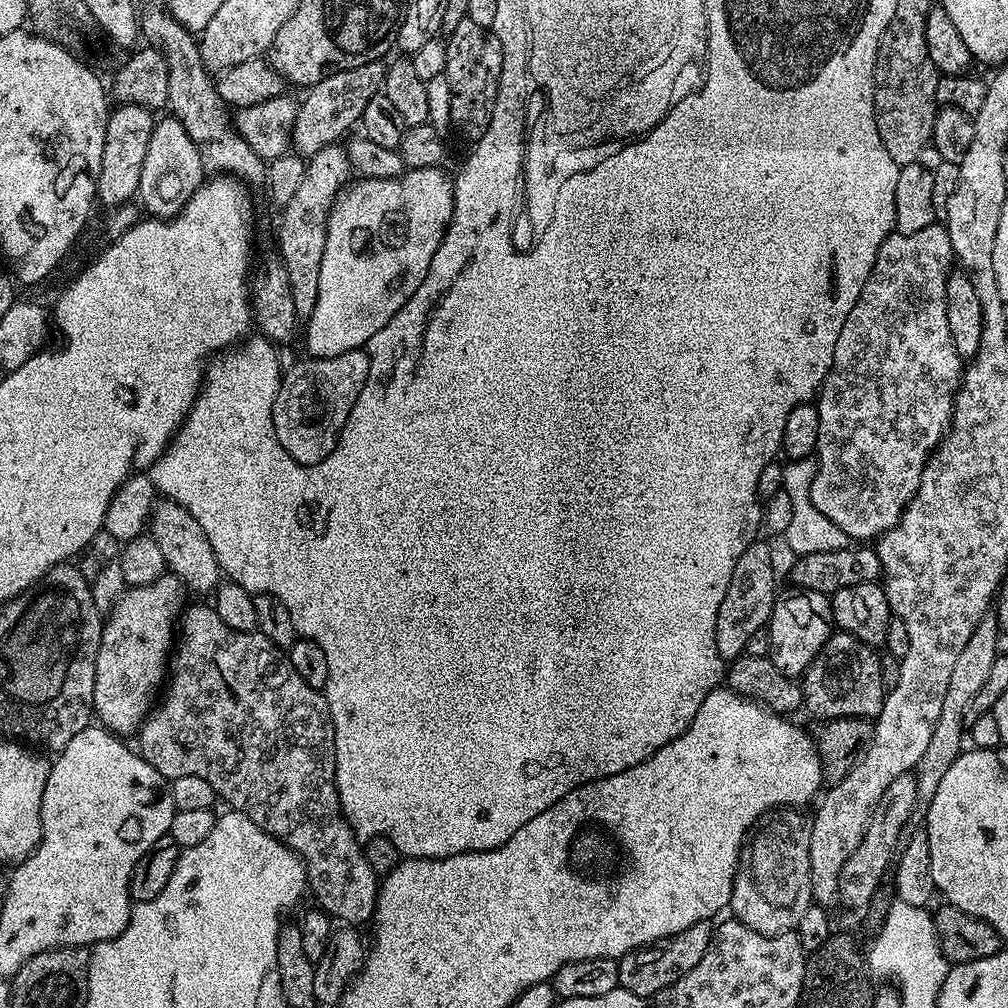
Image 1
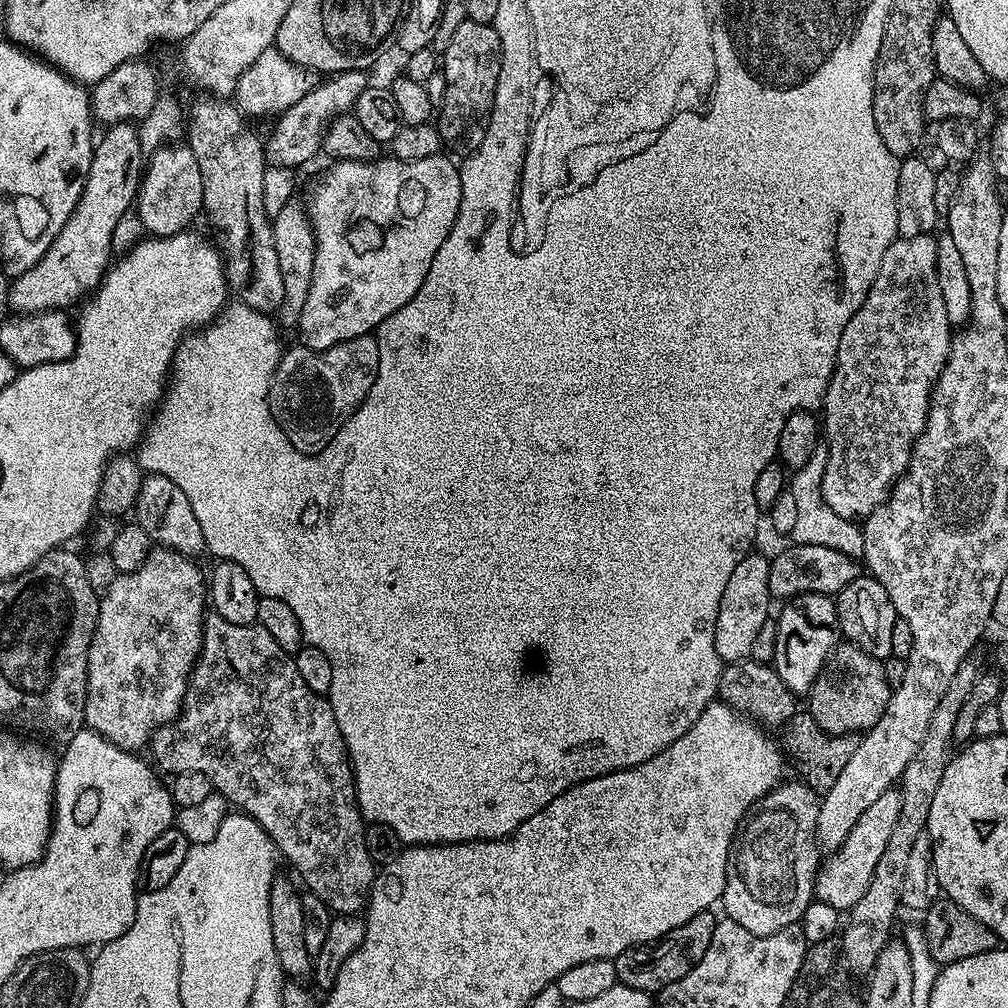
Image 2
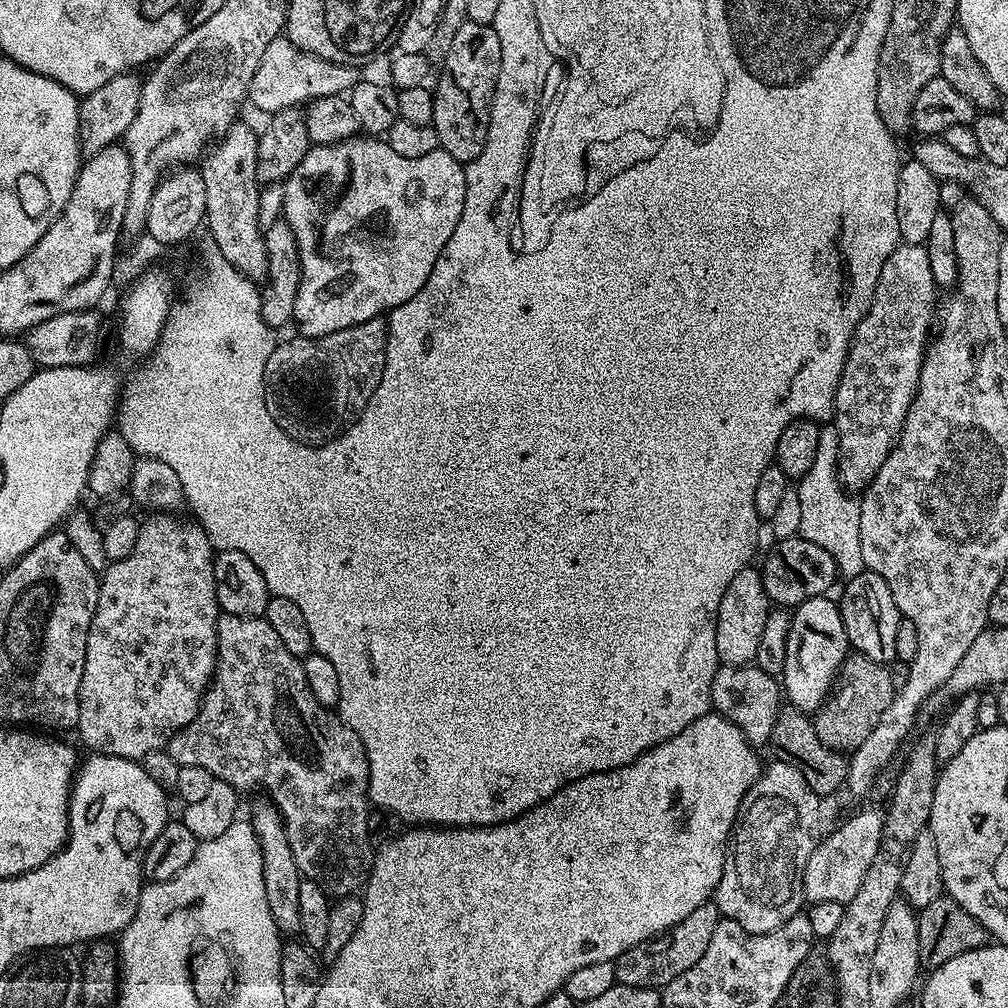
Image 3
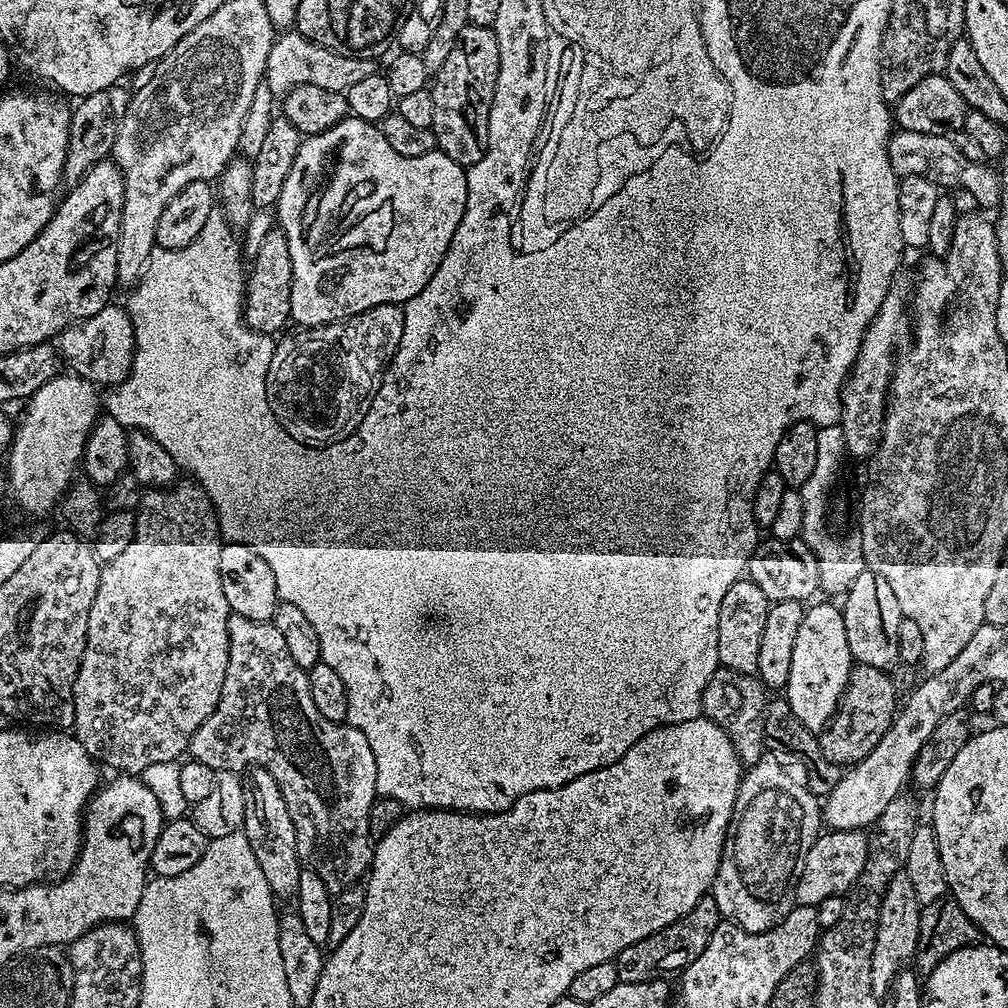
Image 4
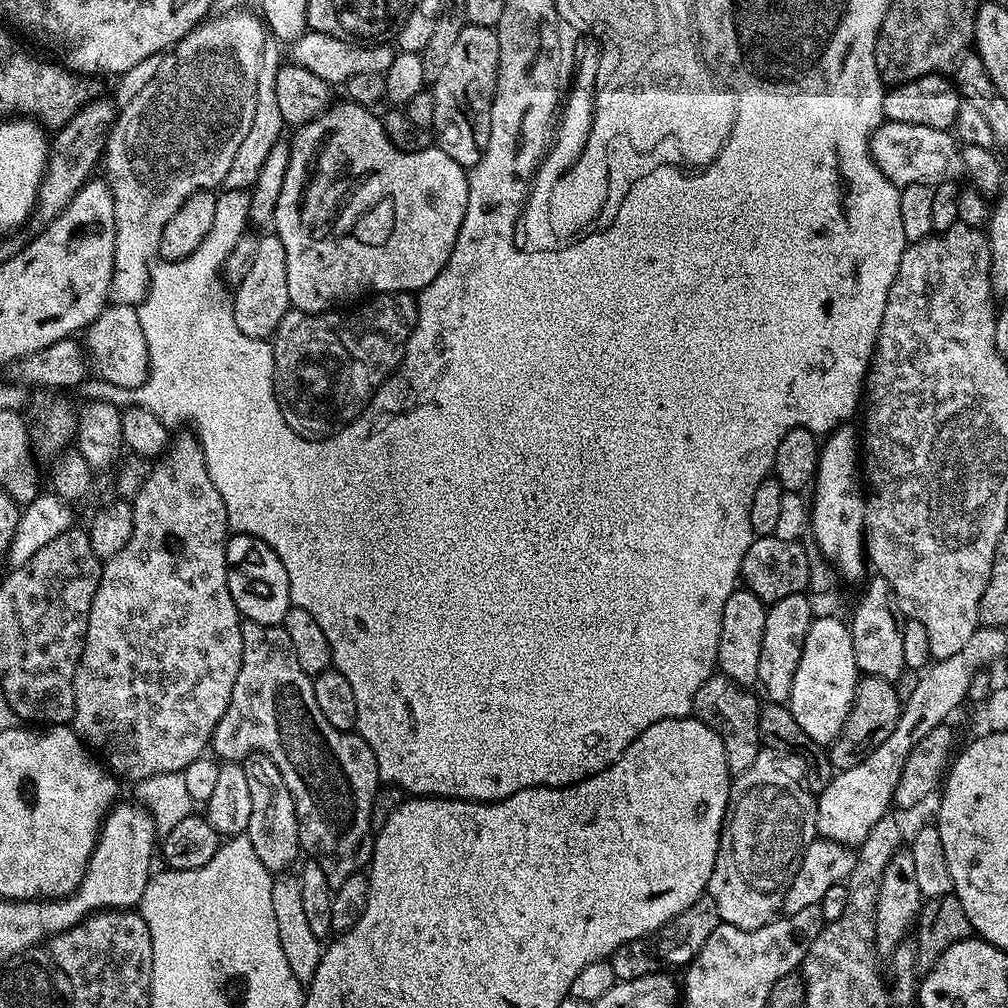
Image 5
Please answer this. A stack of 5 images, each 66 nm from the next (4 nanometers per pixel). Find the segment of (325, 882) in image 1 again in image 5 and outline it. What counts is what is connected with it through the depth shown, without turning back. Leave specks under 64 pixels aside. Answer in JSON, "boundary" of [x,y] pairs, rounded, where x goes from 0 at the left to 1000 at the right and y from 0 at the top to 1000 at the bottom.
{"boundary":[[[248,615],[239,618],[238,624],[240,625],[240,661],[236,665],[236,673],[232,673],[232,685],[228,688],[224,708],[220,708],[220,712],[210,729],[209,745],[222,756],[241,756],[249,746],[262,746],[269,752],[272,760],[276,760],[276,768],[280,768],[280,776],[284,776],[284,784],[288,784],[288,788],[292,792],[298,840],[303,846],[306,845],[305,848],[309,852],[315,855],[315,859],[319,859],[319,867],[323,867],[323,875],[327,875],[329,882],[333,882],[335,879],[339,879],[339,875],[343,875],[343,871],[354,868],[369,851],[371,836],[369,797],[373,794],[373,777],[376,779],[379,774],[379,768],[373,759],[373,747],[370,739],[366,735],[360,734],[352,725],[340,726],[327,720],[327,716],[323,716],[323,711],[319,709],[319,703],[315,700],[315,692],[312,692],[310,672],[304,670],[300,661],[296,661],[296,653],[292,653],[292,641],[288,641],[288,629],[284,629],[282,622],[273,619],[257,619]]]}

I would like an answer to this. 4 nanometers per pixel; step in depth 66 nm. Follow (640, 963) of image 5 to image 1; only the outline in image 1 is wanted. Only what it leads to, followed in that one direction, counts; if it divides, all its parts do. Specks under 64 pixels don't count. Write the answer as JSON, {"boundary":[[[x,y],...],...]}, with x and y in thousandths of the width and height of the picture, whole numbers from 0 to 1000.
{"boundary":[[[697,913],[673,927],[625,942],[613,952],[615,979],[630,988],[650,990],[654,984],[661,982],[669,974],[673,974],[673,970],[685,966],[685,962],[688,962],[688,958],[692,958],[692,954],[696,954],[700,942],[706,937],[707,924],[707,918],[703,914]]]}

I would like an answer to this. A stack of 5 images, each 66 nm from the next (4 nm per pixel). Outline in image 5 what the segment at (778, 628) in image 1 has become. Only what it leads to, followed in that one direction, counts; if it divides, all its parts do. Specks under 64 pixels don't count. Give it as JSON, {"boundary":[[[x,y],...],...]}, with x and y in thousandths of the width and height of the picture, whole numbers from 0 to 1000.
{"boundary":[[[811,610],[800,629],[796,653],[788,669],[788,681],[780,695],[788,708],[788,716],[796,720],[808,737],[820,740],[831,732],[845,703],[850,674],[844,622],[829,611]]]}

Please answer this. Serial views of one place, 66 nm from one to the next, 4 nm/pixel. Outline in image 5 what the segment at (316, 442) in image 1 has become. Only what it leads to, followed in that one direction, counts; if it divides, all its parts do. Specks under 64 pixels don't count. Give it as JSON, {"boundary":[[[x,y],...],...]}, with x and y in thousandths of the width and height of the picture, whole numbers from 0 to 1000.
{"boundary":[[[378,290],[370,293],[368,296],[362,297],[358,306],[353,306],[350,310],[341,310],[342,308],[330,308],[327,310],[297,310],[295,308],[287,308],[280,315],[280,319],[276,323],[274,332],[269,338],[270,350],[272,351],[272,359],[274,366],[270,372],[270,386],[274,392],[276,403],[280,407],[280,411],[284,415],[284,419],[298,433],[307,435],[320,435],[336,426],[342,421],[348,421],[354,413],[360,409],[364,401],[369,397],[369,392],[381,382],[381,378],[397,364],[401,349],[405,346],[405,336],[409,330],[409,326],[413,323],[413,304],[415,298],[412,293],[404,290]]]}

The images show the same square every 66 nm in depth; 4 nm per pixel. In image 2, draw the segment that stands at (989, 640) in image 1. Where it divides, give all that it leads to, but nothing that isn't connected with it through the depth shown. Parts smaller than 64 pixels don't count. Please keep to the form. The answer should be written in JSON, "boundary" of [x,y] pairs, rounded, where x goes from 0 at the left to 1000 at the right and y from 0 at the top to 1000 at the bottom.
{"boundary":[[[968,653],[953,657],[946,673],[942,673],[942,681],[938,681],[938,688],[935,688],[931,700],[927,700],[927,712],[923,712],[923,720],[919,720],[919,732],[915,732],[915,740],[911,740],[907,752],[903,752],[899,764],[893,770],[891,781],[895,804],[891,807],[891,815],[887,815],[883,835],[879,835],[879,843],[867,862],[867,871],[863,871],[863,880],[840,906],[839,916],[831,933],[842,965],[864,965],[871,946],[886,932],[885,916],[889,913],[889,904],[894,904],[895,901],[893,888],[903,852],[903,842],[907,839],[911,827],[918,825],[921,820],[921,809],[923,800],[927,797],[927,788],[931,784],[931,776],[935,776],[935,768],[938,768],[940,755],[946,749],[946,716],[950,708],[954,708],[954,700],[958,700],[962,685],[966,685],[966,677],[973,669],[974,662],[972,663]]]}

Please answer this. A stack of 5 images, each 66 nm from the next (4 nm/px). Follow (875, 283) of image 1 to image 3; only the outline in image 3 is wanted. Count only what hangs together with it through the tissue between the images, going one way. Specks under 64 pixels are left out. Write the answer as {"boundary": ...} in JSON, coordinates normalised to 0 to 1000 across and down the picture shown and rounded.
{"boundary":[[[894,241],[893,245],[887,247],[883,252],[883,256],[879,258],[879,264],[875,264],[875,272],[871,276],[871,284],[867,288],[867,296],[863,300],[863,304],[859,308],[855,319],[851,319],[851,323],[847,327],[845,338],[839,351],[837,366],[831,379],[827,420],[831,427],[831,470],[833,471],[833,478],[837,481],[838,485],[846,486],[845,484],[850,484],[850,486],[856,486],[865,479],[865,476],[869,473],[871,466],[875,462],[875,458],[879,458],[881,449],[884,448],[886,440],[889,439],[889,434],[897,426],[897,416],[903,407],[905,396],[909,393],[909,384],[913,378],[913,364],[917,362],[917,350],[919,348],[919,342],[923,337],[921,324],[924,321],[926,324],[927,321],[927,306],[925,310],[925,301],[929,298],[929,290],[931,291],[931,284],[927,280],[927,272],[923,272],[923,256],[921,255],[920,245],[916,242]]]}

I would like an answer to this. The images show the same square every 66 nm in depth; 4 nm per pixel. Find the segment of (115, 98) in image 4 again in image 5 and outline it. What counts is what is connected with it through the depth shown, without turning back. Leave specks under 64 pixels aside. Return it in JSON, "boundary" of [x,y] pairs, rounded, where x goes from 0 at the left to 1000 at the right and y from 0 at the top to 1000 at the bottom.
{"boundary":[[[93,97],[69,121],[55,128],[48,149],[48,164],[44,167],[44,176],[36,189],[36,205],[32,207],[30,226],[33,231],[41,230],[77,192],[77,188],[86,179],[92,178],[91,171],[100,162],[103,148],[107,146],[107,135],[117,114],[116,104],[107,99]]]}

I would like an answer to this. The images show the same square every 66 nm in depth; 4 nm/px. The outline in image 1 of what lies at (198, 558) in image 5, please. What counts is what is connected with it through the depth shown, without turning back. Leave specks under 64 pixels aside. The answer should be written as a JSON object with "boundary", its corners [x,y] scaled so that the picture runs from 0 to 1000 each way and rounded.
{"boundary":[[[164,569],[145,581],[124,582],[122,589],[115,594],[111,606],[106,608],[93,661],[91,705],[102,721],[120,732],[126,731],[126,726],[134,727],[138,723],[151,705],[157,688],[164,682],[173,636],[177,631],[177,616],[185,602],[183,591],[185,592],[183,578],[173,570]]]}

